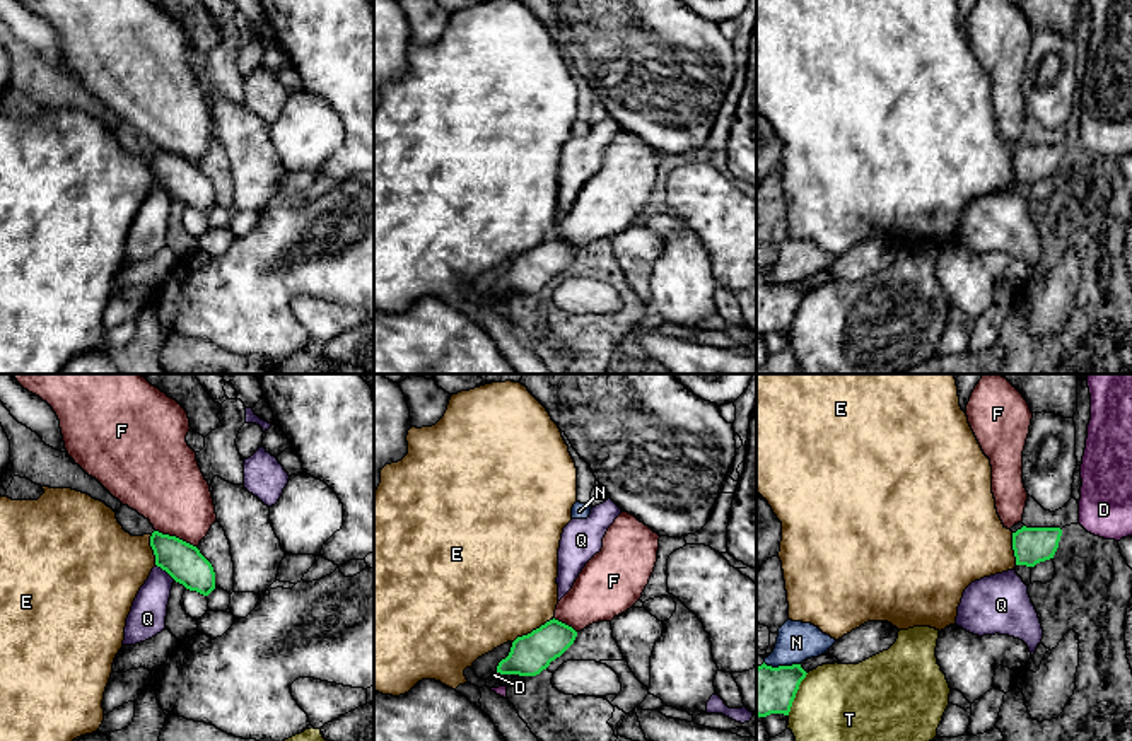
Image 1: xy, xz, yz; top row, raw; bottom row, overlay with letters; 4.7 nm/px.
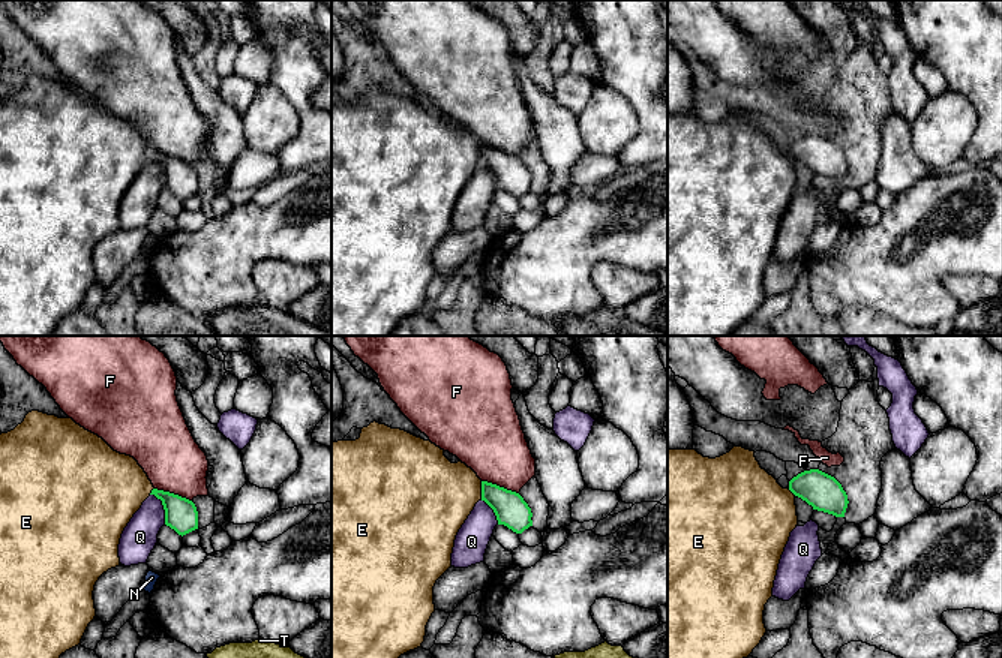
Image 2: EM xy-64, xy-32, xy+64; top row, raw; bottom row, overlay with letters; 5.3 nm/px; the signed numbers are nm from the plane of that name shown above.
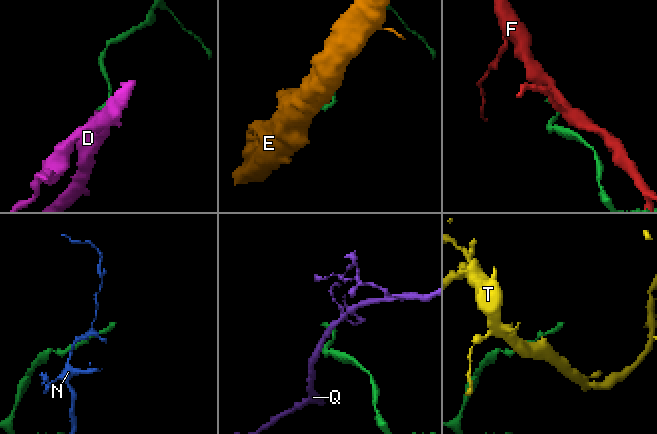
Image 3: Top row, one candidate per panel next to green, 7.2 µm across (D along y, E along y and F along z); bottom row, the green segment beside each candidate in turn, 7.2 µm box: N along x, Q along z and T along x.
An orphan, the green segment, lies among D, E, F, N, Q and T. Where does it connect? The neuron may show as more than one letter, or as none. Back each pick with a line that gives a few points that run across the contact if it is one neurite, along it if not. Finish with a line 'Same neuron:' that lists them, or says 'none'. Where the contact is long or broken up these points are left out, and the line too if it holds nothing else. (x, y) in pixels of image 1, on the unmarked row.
D: line xz (530, 272), (499, 289), (494, 292)
Same neuron: D

